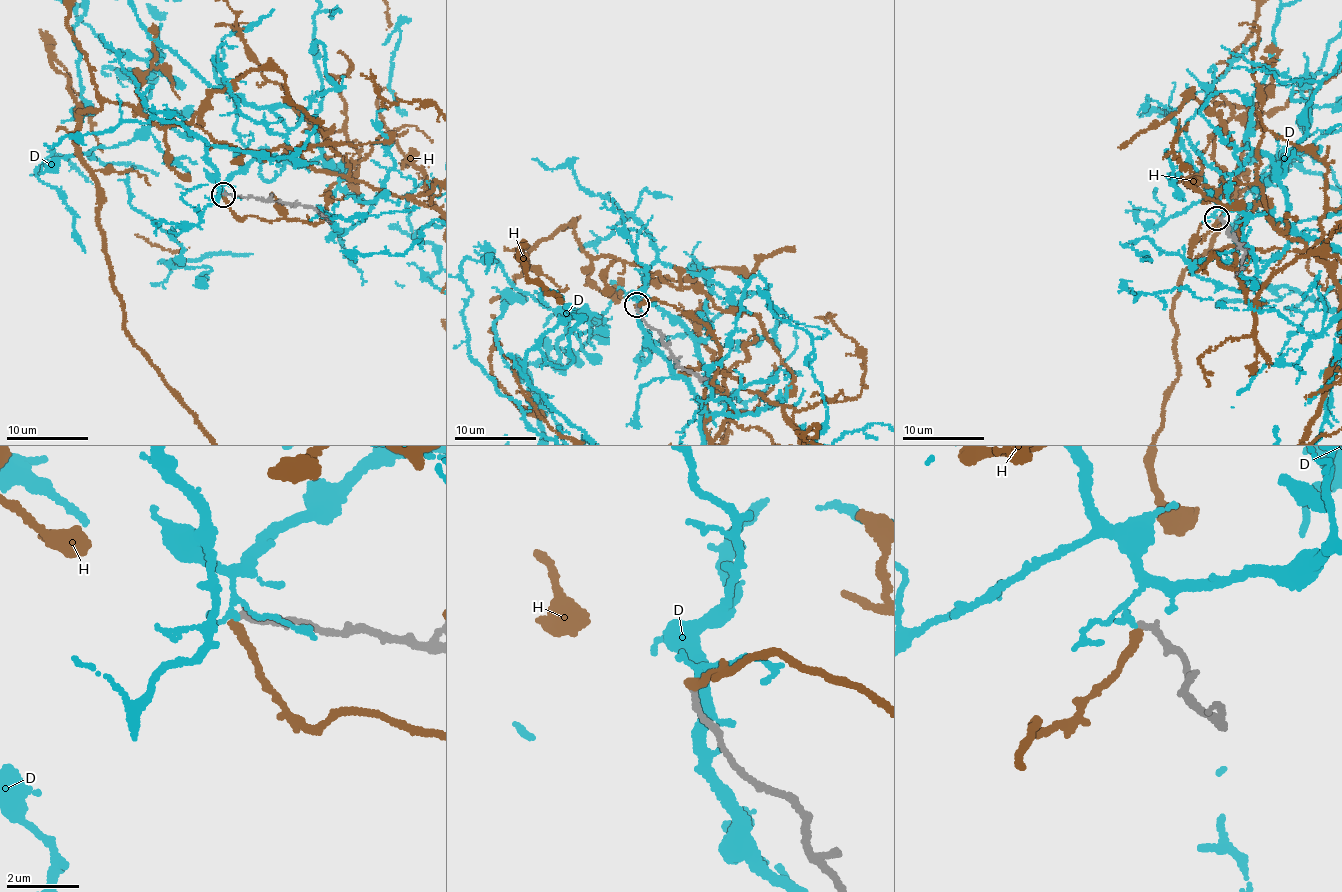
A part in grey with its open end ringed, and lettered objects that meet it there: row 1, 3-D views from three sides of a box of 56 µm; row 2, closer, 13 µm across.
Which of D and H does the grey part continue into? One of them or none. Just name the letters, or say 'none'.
D

